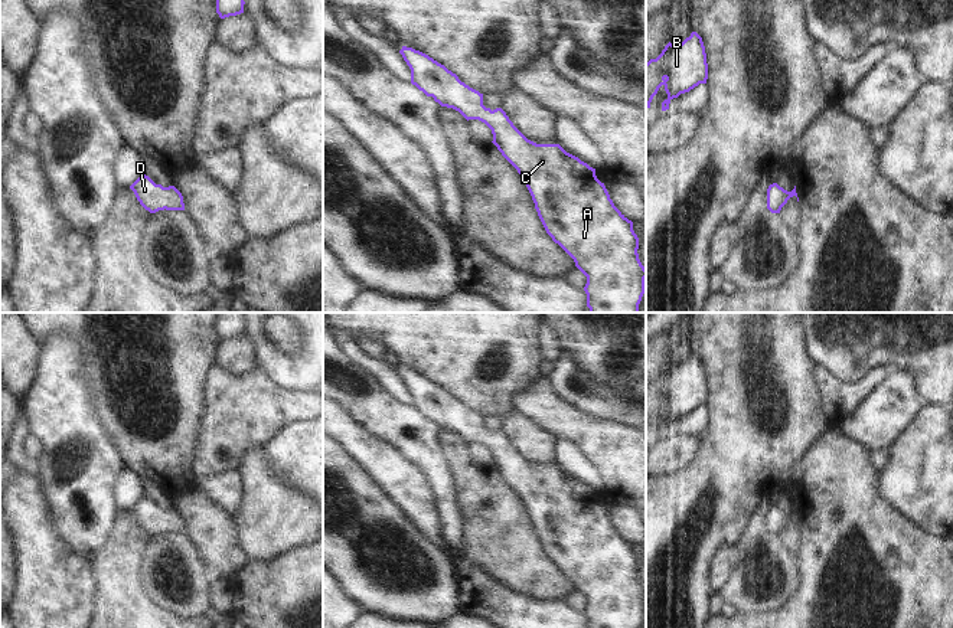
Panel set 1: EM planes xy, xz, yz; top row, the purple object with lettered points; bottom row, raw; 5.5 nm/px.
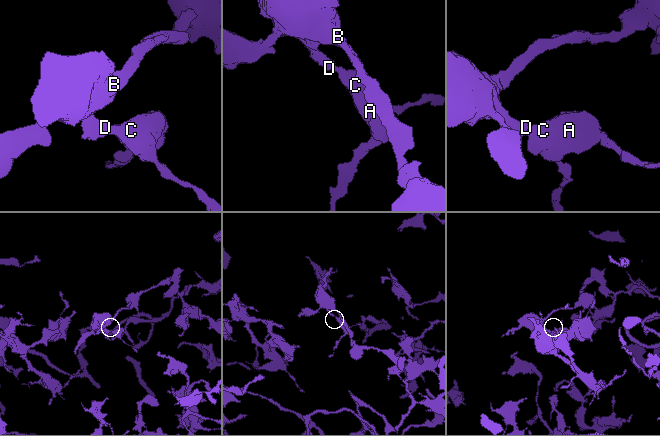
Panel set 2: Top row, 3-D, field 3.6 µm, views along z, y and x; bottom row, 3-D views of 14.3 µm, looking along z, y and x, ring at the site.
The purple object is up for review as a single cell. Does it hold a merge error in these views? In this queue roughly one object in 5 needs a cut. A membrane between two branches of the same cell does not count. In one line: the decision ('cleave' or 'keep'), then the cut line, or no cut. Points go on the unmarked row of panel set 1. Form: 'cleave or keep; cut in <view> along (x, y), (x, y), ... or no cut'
keep; no cut

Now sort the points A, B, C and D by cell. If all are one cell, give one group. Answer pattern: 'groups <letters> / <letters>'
groups A B C D

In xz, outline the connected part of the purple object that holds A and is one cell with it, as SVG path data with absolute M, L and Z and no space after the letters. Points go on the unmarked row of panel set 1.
M402 369L399 376L411 392L412 408L441 429L458 434L467 444L479 442L492 452L492 465L522 498L546 556L587 599L587 628L639 628L646 602L646 591L637 576L639 560L633 544L614 529L604 506L597 501L595 491L567 475L559 467L536 467L528 462L502 431L486 431L483 416L461 405L428 377L407 369Z

